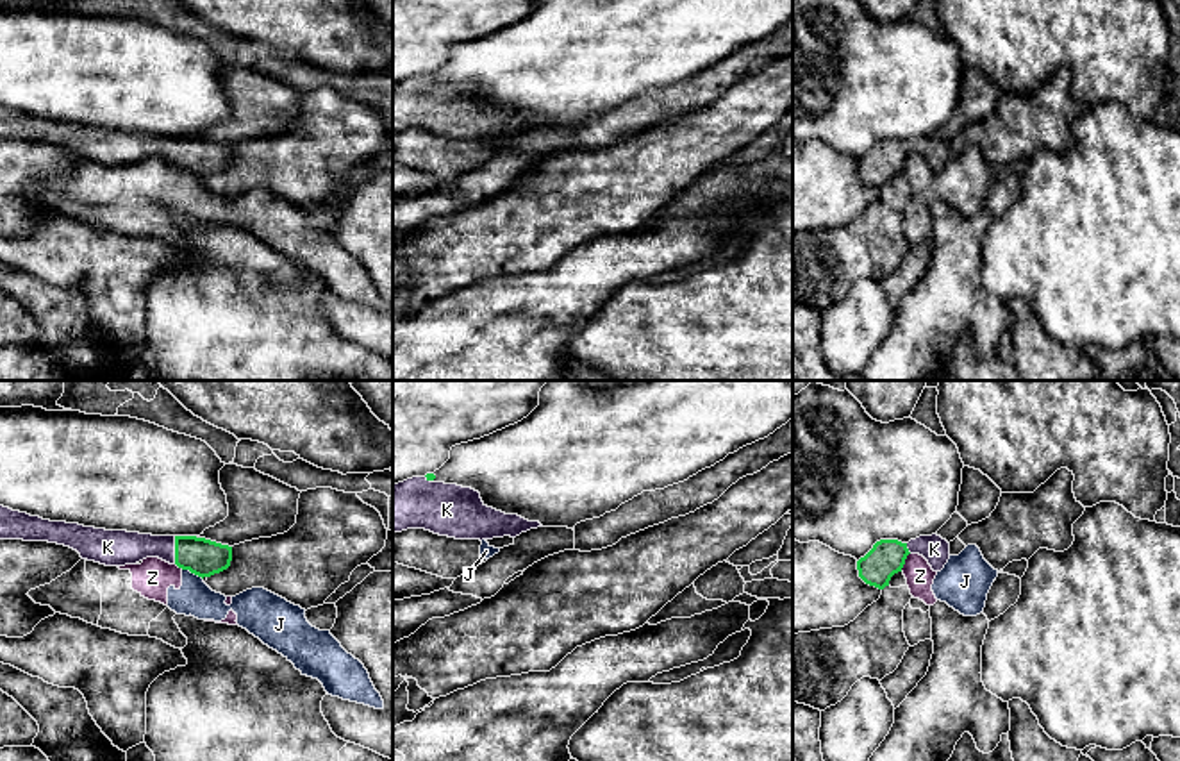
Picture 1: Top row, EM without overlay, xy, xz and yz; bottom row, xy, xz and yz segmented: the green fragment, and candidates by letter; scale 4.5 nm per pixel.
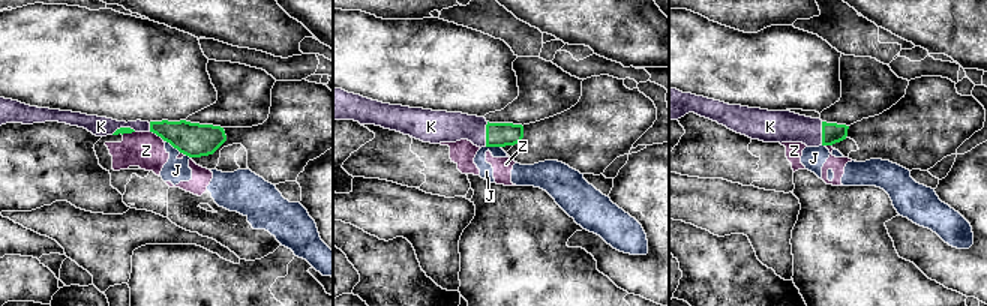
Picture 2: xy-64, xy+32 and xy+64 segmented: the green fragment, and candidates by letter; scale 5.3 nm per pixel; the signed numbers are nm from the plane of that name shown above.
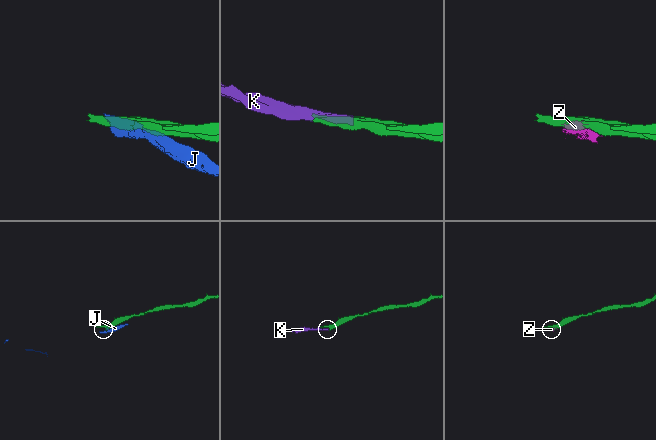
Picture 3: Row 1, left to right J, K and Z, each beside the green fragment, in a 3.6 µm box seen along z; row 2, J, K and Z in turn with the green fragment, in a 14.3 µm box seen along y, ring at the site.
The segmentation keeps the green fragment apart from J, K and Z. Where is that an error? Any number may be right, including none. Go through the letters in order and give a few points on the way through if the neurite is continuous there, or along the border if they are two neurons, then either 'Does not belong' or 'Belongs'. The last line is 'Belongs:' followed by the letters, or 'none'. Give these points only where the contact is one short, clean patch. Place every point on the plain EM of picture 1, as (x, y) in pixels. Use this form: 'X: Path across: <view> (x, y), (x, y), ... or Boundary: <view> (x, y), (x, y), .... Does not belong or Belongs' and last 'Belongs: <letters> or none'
J: Boundary: xy (182, 168), (202, 179). Does not belong
K: Belongs
Z: Boundary: yz (909, 152), (900, 170). Does not belong
Belongs: K

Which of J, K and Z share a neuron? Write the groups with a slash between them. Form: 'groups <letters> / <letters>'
groups J Z / K

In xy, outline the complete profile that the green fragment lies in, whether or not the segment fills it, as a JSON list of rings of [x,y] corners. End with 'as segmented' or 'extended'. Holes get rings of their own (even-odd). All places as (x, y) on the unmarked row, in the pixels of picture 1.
[[[0,105],[0,139],[64,145],[77,150],[82,159],[105,166],[125,166],[159,157],[202,179],[227,170],[232,161],[232,146],[205,138],[105,130],[50,121],[4,105]]]; extended

